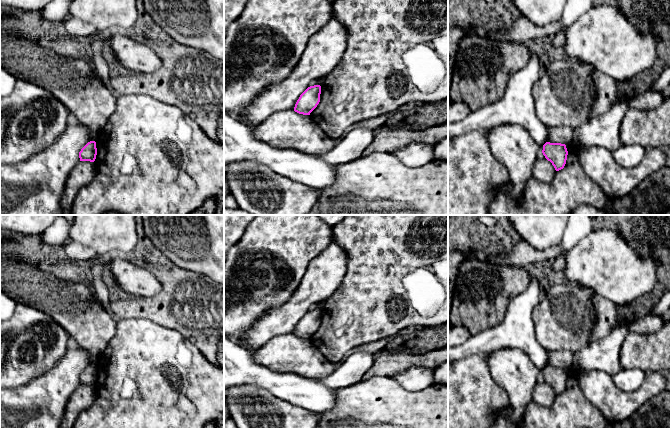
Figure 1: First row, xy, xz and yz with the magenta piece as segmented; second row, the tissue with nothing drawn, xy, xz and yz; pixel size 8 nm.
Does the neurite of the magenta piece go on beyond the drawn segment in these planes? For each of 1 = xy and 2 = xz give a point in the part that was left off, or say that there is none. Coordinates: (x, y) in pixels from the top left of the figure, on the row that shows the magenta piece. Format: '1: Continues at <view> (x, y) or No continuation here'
1: No continuation here
2: No continuation here

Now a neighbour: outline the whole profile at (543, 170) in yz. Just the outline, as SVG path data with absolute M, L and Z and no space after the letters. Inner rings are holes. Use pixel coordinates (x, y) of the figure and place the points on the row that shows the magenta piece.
M542 152L538 154L532 171L533 177L544 183L552 181L556 174L554 166L545 158Z

